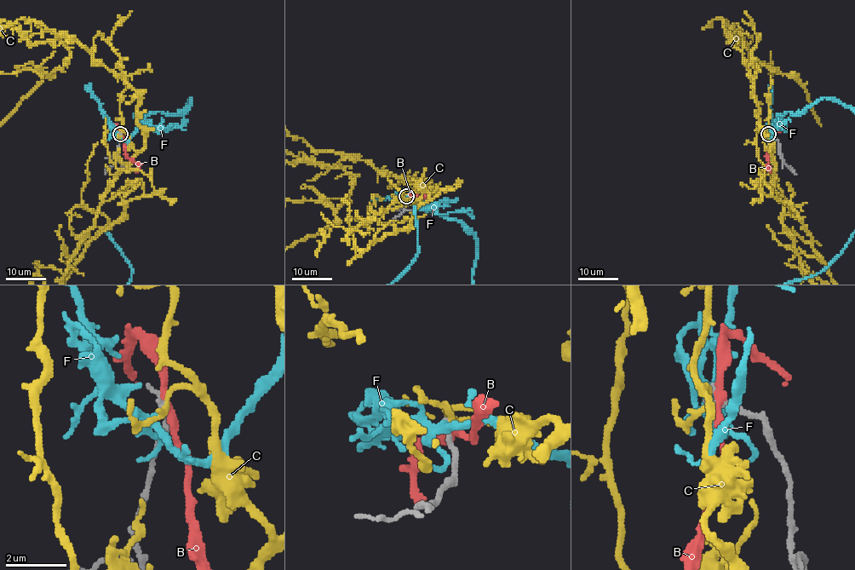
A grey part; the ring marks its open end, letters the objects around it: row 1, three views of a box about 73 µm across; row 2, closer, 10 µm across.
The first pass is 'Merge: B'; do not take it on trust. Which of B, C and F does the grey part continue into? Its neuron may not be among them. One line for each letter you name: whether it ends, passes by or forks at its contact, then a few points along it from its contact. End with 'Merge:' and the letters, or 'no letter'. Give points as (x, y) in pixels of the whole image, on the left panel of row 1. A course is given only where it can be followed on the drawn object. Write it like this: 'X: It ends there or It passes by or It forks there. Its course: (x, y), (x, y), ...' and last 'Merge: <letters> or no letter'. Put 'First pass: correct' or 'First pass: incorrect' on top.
First pass: incorrect
Merge: no letter

